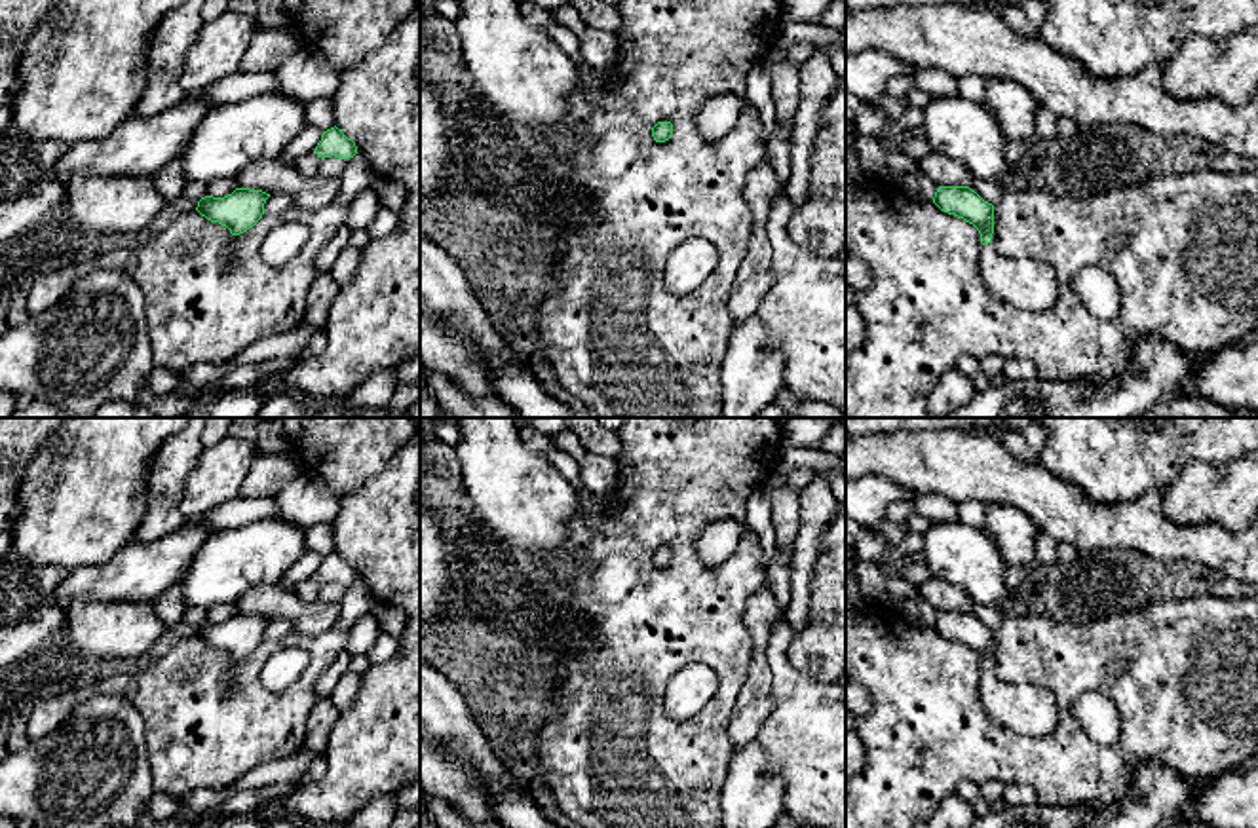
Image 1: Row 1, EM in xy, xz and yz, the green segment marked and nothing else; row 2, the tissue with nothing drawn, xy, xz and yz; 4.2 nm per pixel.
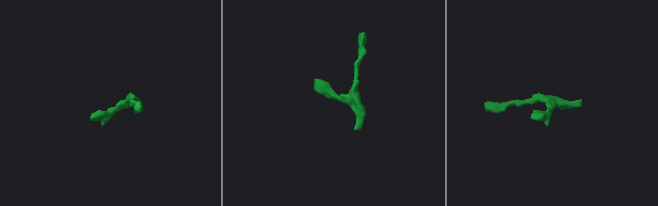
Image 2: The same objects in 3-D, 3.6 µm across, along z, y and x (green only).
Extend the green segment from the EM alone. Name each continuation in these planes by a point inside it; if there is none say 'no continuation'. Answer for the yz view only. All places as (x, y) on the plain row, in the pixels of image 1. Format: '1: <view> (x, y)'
1: yz (1027, 709)

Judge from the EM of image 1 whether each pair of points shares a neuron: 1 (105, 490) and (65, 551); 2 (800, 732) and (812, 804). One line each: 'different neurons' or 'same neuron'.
1: same neuron
2: same neuron

